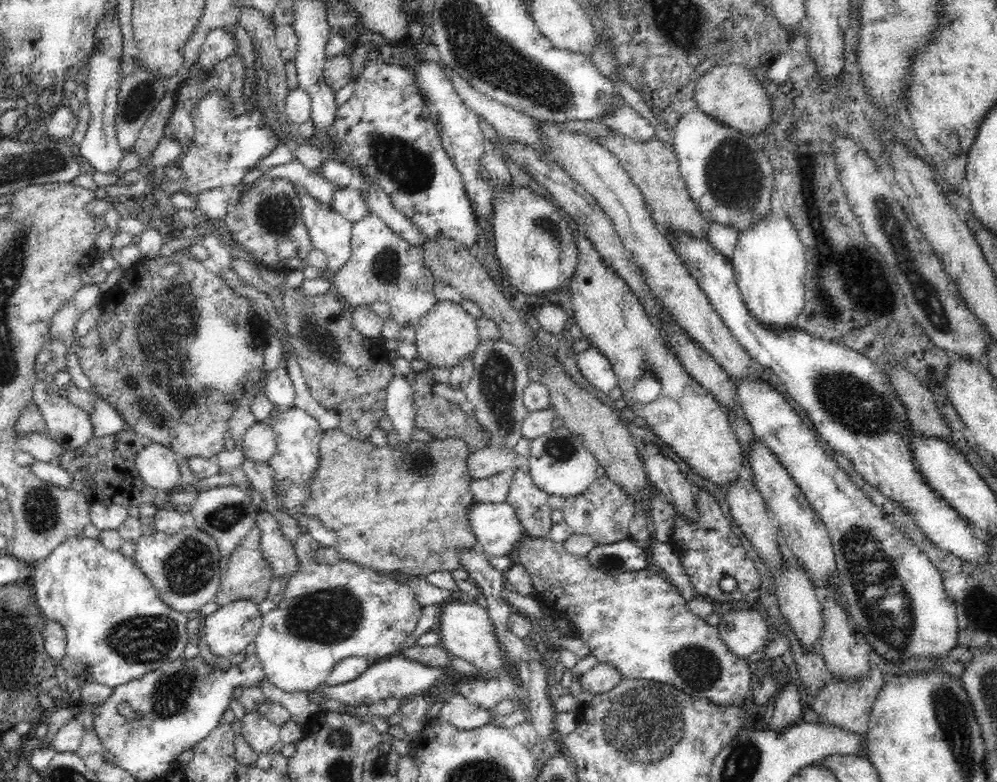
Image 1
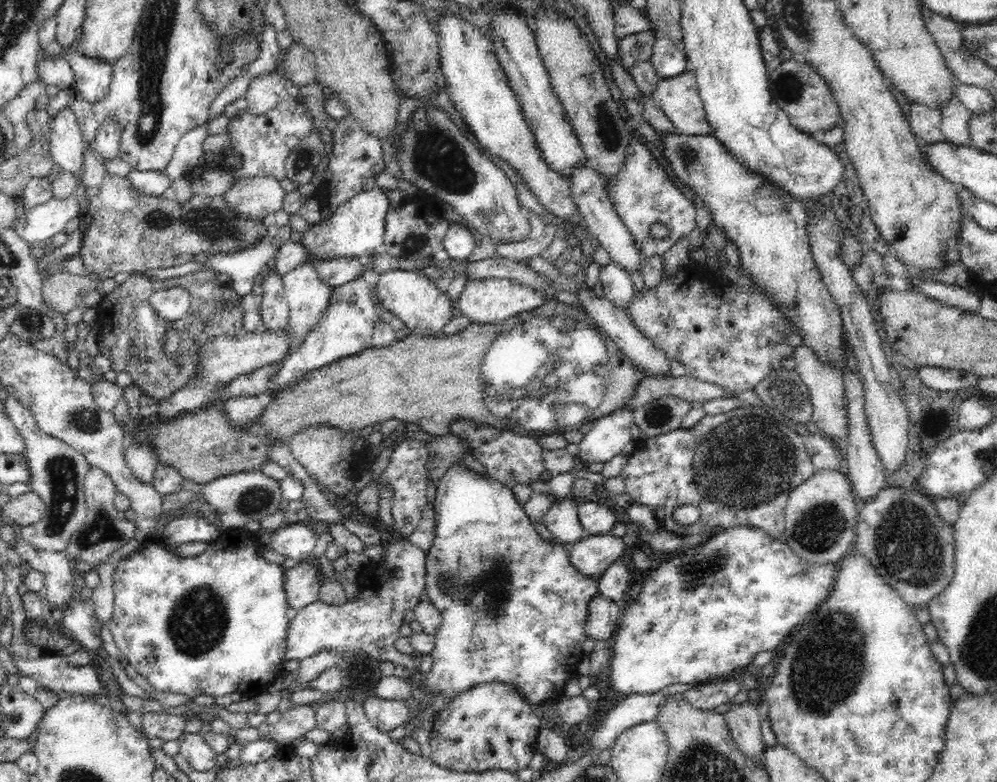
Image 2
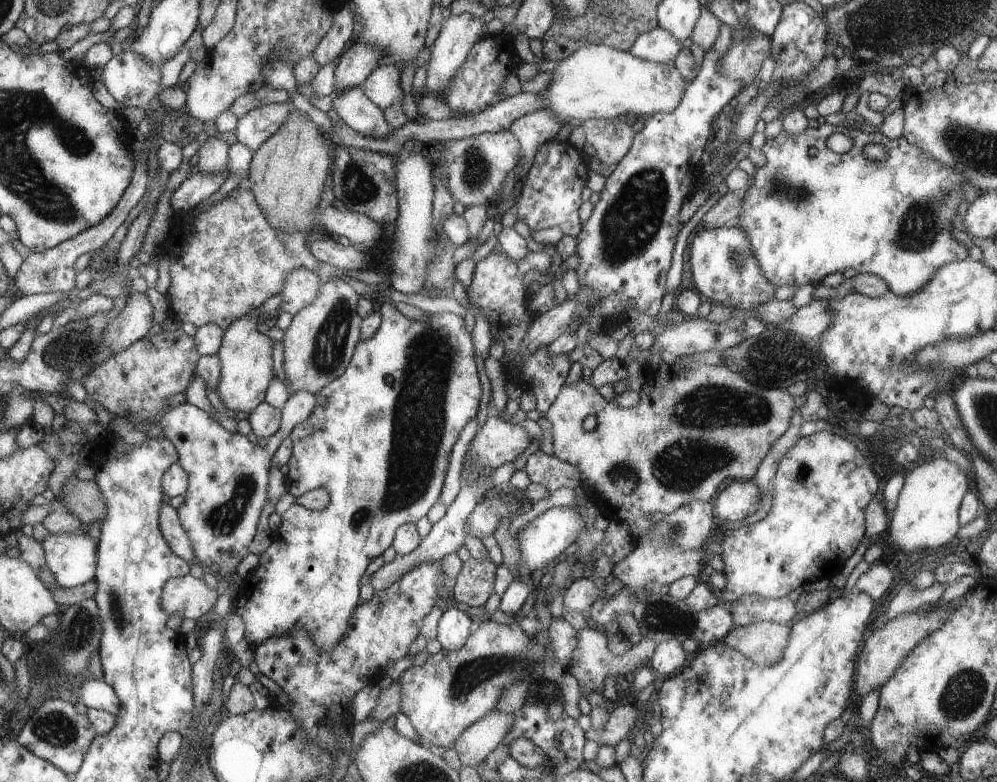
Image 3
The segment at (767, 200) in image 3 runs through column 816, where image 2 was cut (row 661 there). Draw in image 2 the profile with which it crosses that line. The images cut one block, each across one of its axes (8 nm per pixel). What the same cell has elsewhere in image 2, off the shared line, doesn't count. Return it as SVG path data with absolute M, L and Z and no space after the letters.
M245 528L221 529L221 534L208 543L202 554L192 558L182 558L168 551L168 546L162 547L158 544L148 544L143 542L134 553L130 553L122 559L113 574L113 589L115 592L115 606L109 628L113 634L114 641L122 656L128 660L130 666L146 678L152 685L153 693L166 692L182 694L194 700L197 696L207 695L209 698L218 698L230 693L240 693L245 696L258 696L282 675L282 666L285 661L285 644L287 643L287 628L290 619L287 614L287 596L284 590L284 571L282 565L270 563L262 557L261 546L252 533L248 533Z

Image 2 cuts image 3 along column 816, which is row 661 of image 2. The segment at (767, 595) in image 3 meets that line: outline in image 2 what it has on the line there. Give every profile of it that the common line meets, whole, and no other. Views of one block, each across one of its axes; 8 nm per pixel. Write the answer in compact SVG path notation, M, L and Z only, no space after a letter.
M453 464L445 470L444 476L436 482L437 490L433 507L436 511L435 536L432 546L425 552L425 591L430 597L430 602L440 611L441 625L435 634L435 650L432 655L432 670L423 677L419 684L426 695L441 694L445 701L452 701L458 693L465 692L466 689L483 684L488 681L499 681L508 685L516 685L520 688L520 695L532 706L550 703L556 698L564 695L566 682L570 678L578 678L578 665L586 657L584 652L584 641L589 636L585 631L588 615L590 612L590 602L599 594L599 581L597 576L582 574L575 565L571 563L570 546L556 541L550 543L538 535L534 530L533 522L522 510L523 505L518 504L514 498L510 485L503 484L487 475L478 475L469 468L456 466Z

